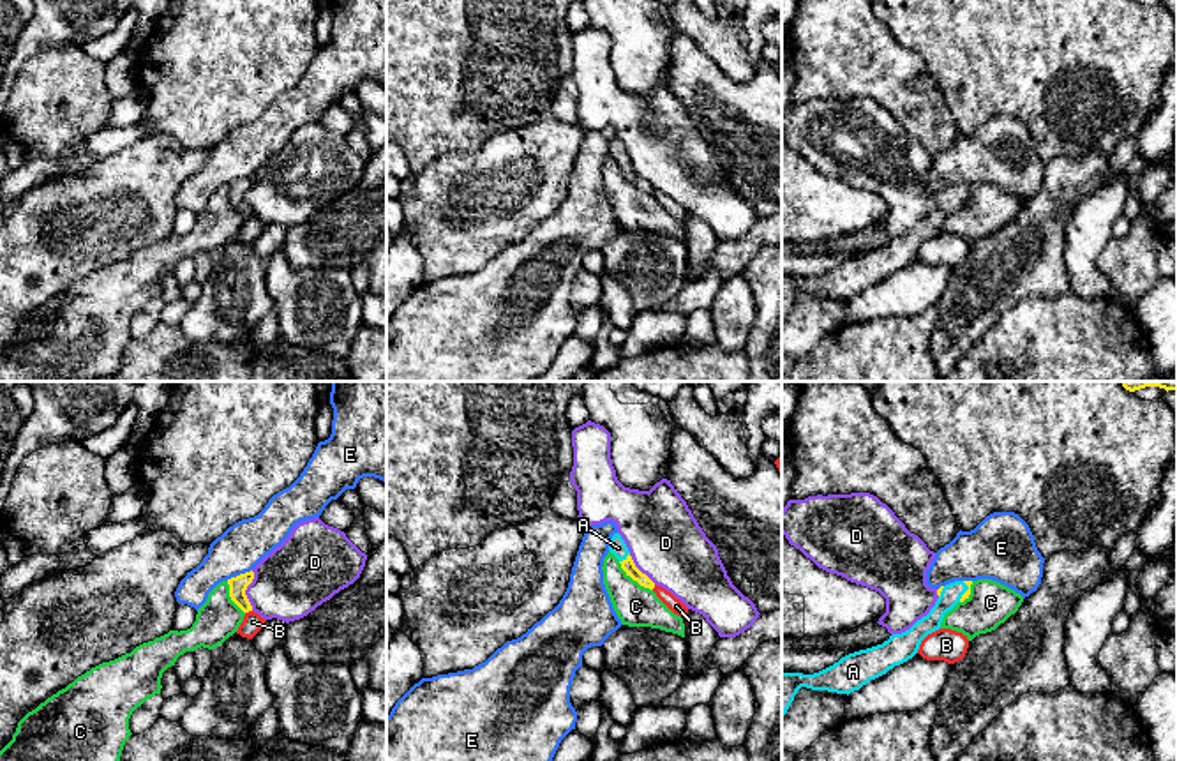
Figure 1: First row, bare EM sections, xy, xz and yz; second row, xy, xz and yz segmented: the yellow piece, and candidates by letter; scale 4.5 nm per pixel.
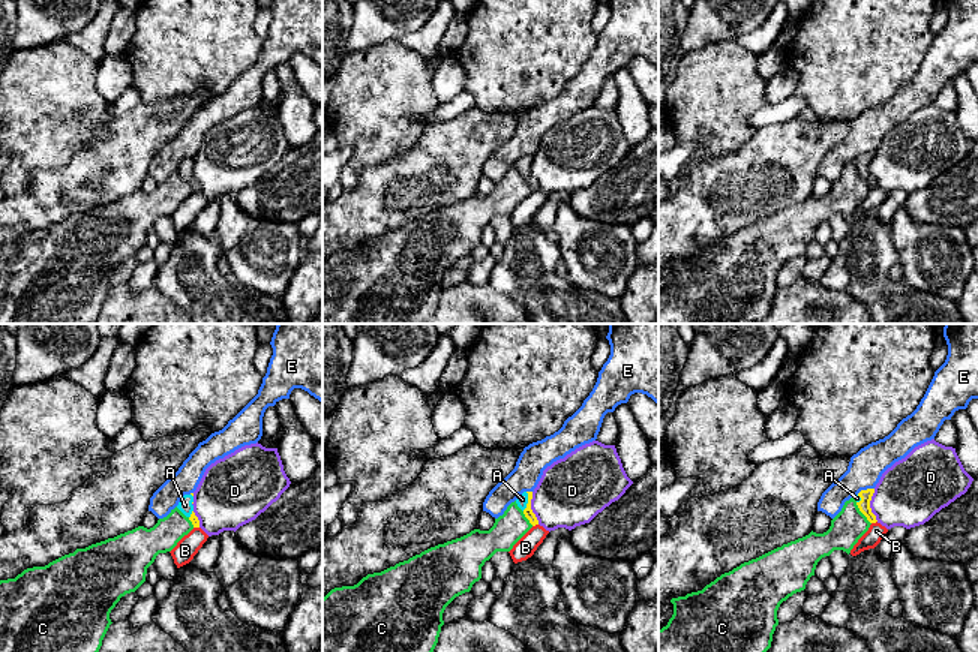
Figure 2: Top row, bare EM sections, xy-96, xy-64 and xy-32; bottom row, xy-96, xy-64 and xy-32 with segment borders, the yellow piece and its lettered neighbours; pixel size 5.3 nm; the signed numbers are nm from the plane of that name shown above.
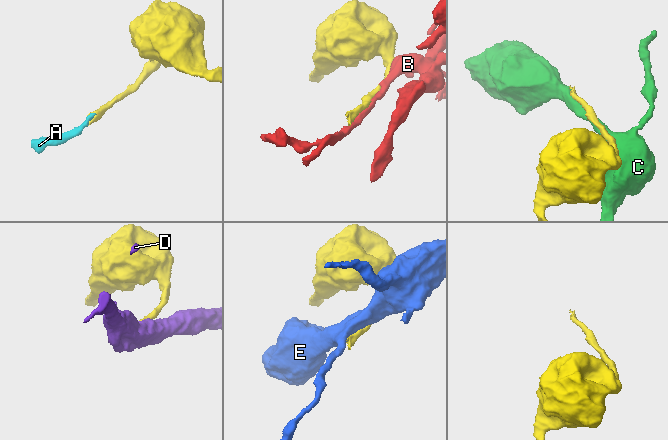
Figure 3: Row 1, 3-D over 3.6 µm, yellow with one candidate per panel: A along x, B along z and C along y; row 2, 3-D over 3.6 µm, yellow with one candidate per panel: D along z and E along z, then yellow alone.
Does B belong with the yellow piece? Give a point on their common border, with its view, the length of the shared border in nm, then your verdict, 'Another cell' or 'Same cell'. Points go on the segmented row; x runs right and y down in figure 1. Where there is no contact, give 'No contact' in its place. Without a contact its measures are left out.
Touches yellow at xy (247, 611). Shared border 40 nm. Another cell

